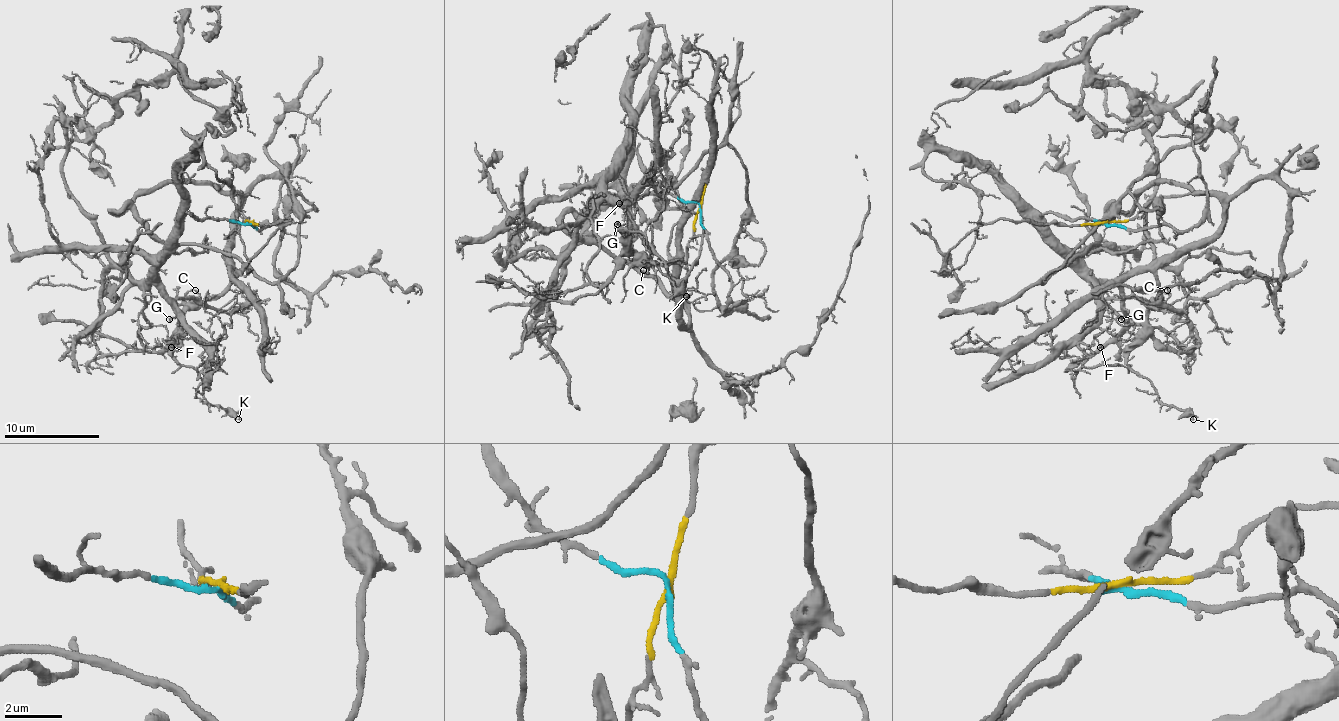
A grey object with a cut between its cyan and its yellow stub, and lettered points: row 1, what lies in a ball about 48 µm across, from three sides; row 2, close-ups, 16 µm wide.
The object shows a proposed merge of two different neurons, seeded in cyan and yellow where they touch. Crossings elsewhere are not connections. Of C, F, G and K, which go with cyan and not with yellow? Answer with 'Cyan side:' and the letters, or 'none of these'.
Cyan side: F, G

